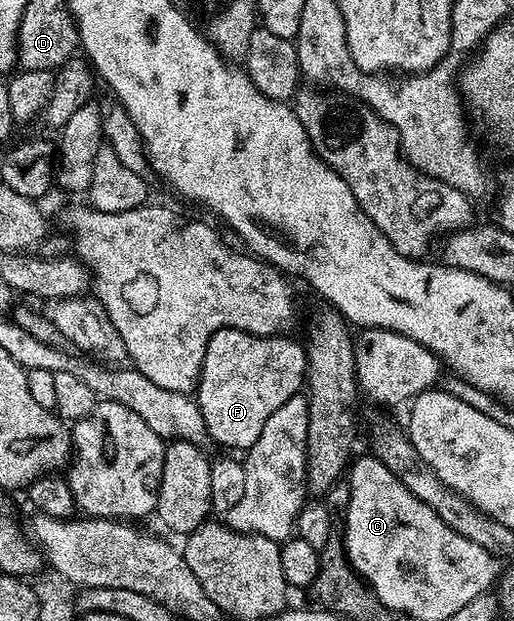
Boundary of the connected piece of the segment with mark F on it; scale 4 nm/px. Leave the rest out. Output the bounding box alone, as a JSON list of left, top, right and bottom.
[197,328,307,450]

